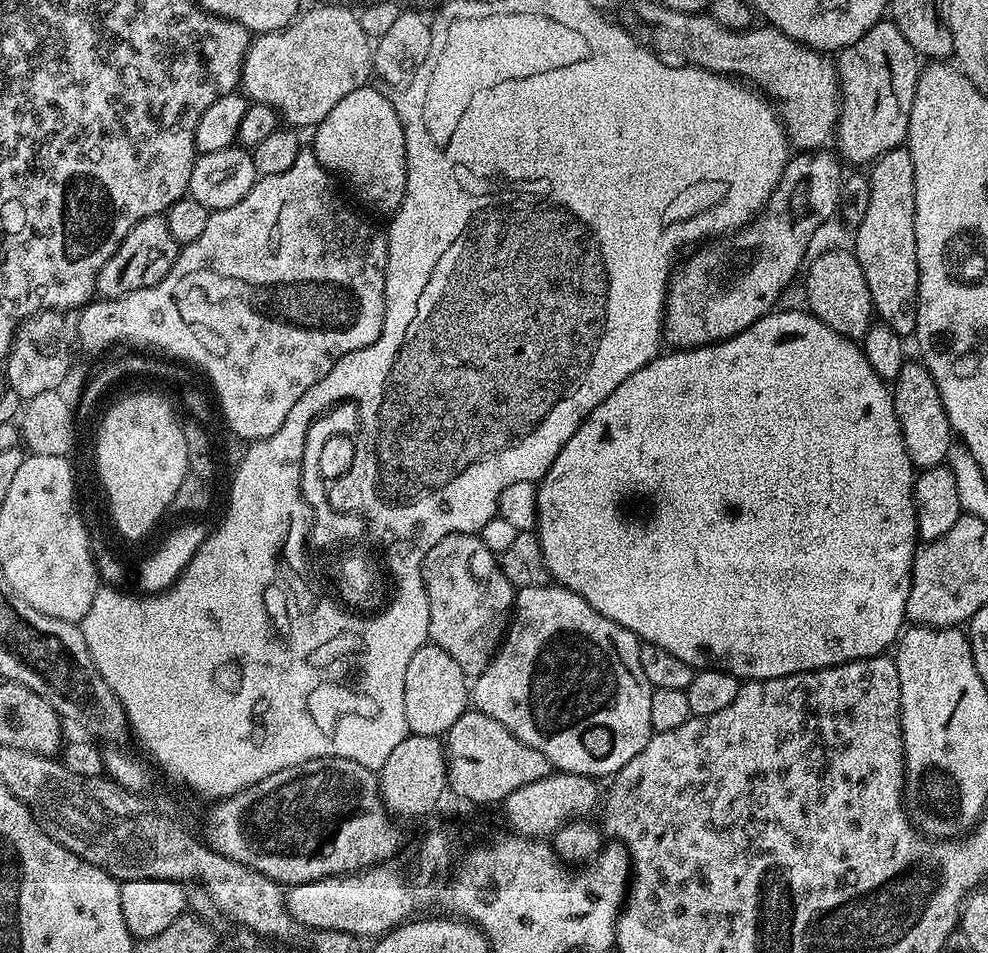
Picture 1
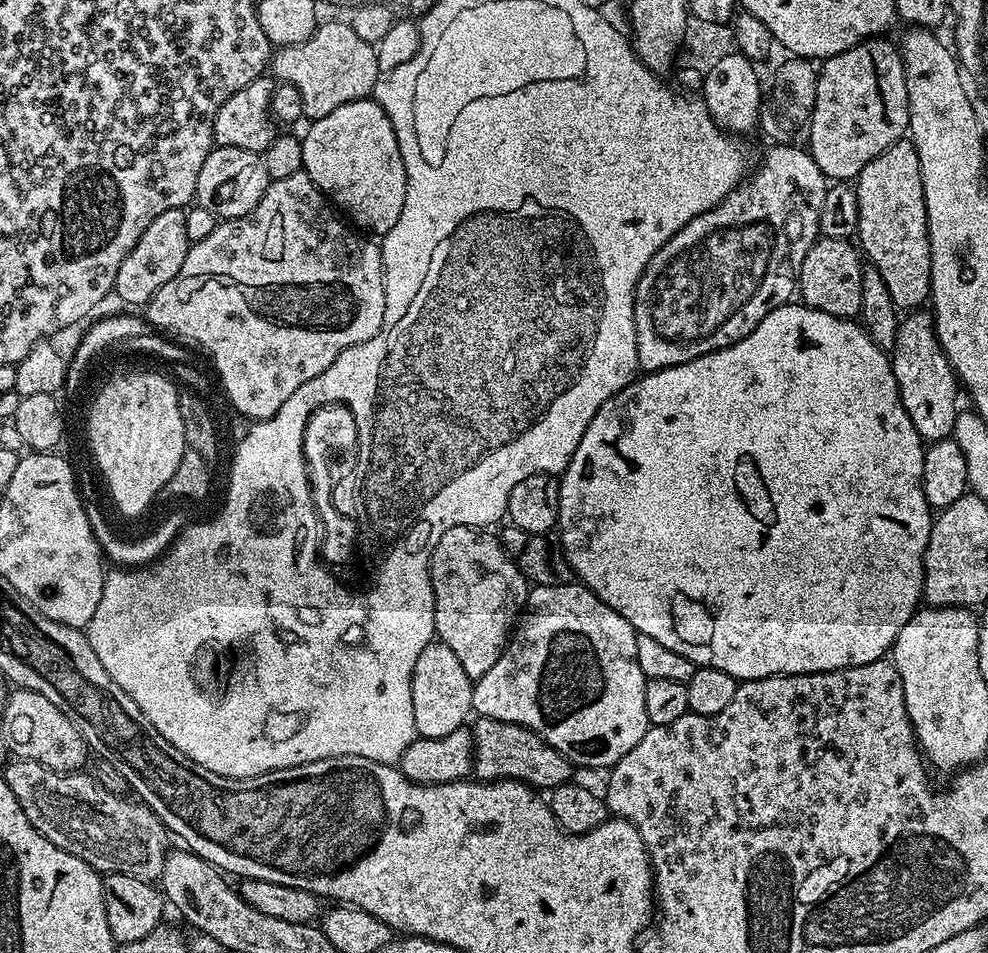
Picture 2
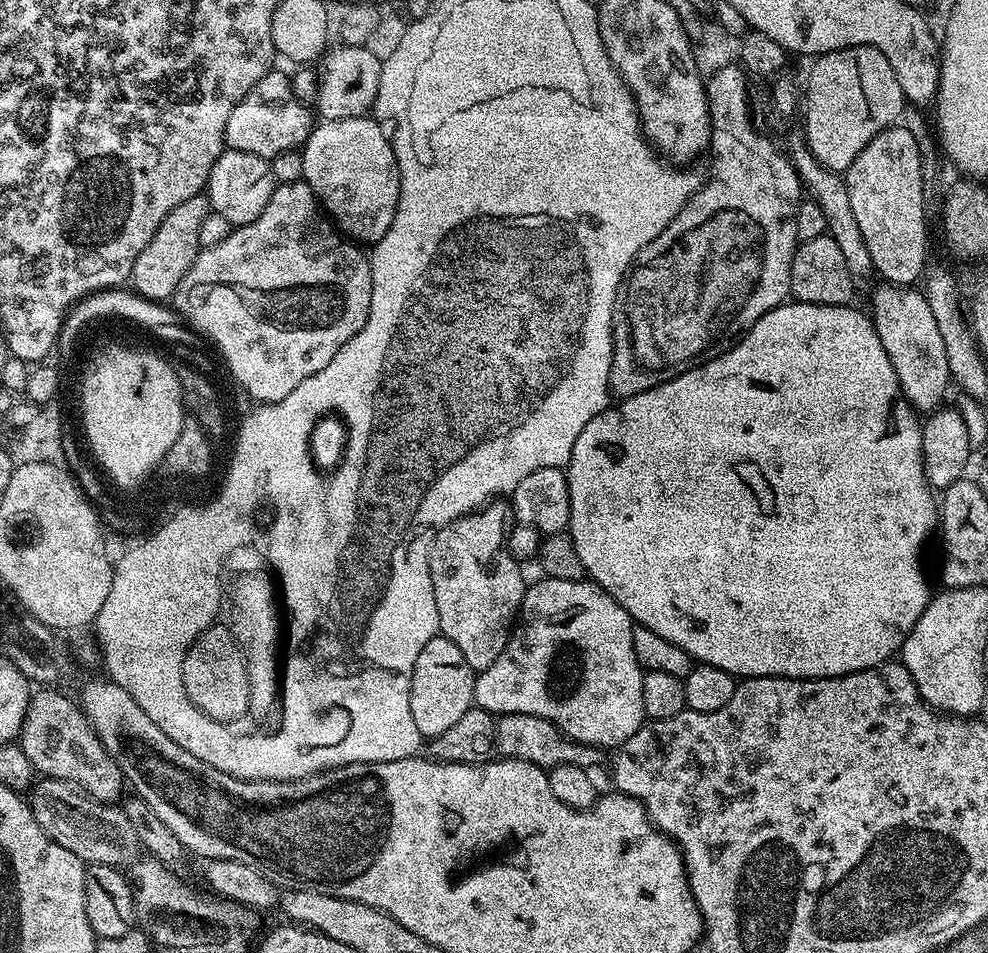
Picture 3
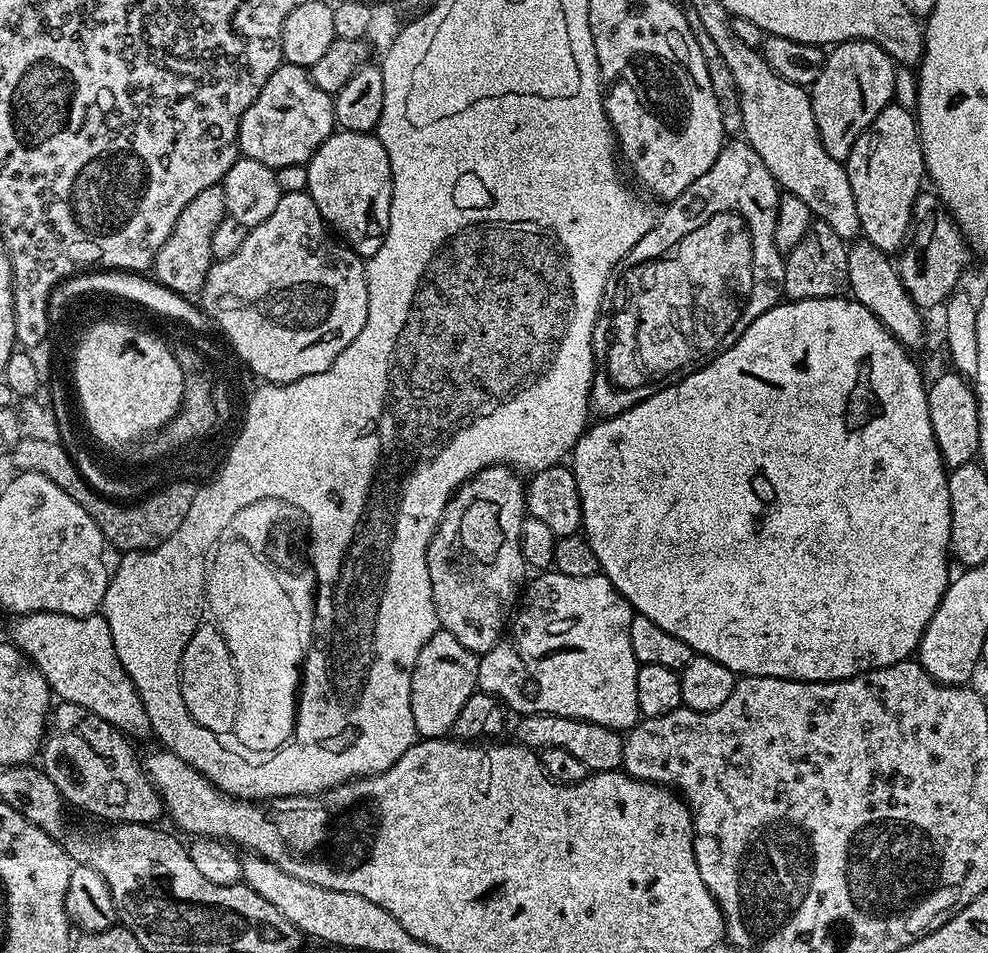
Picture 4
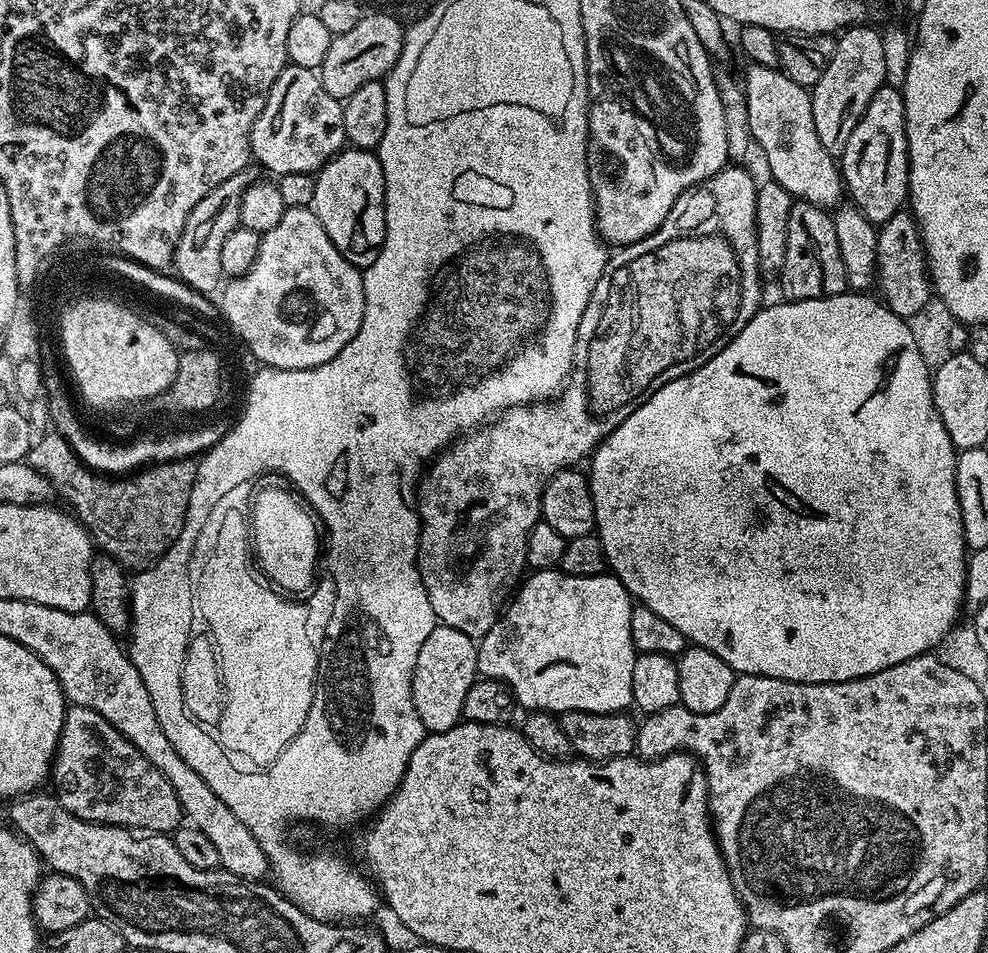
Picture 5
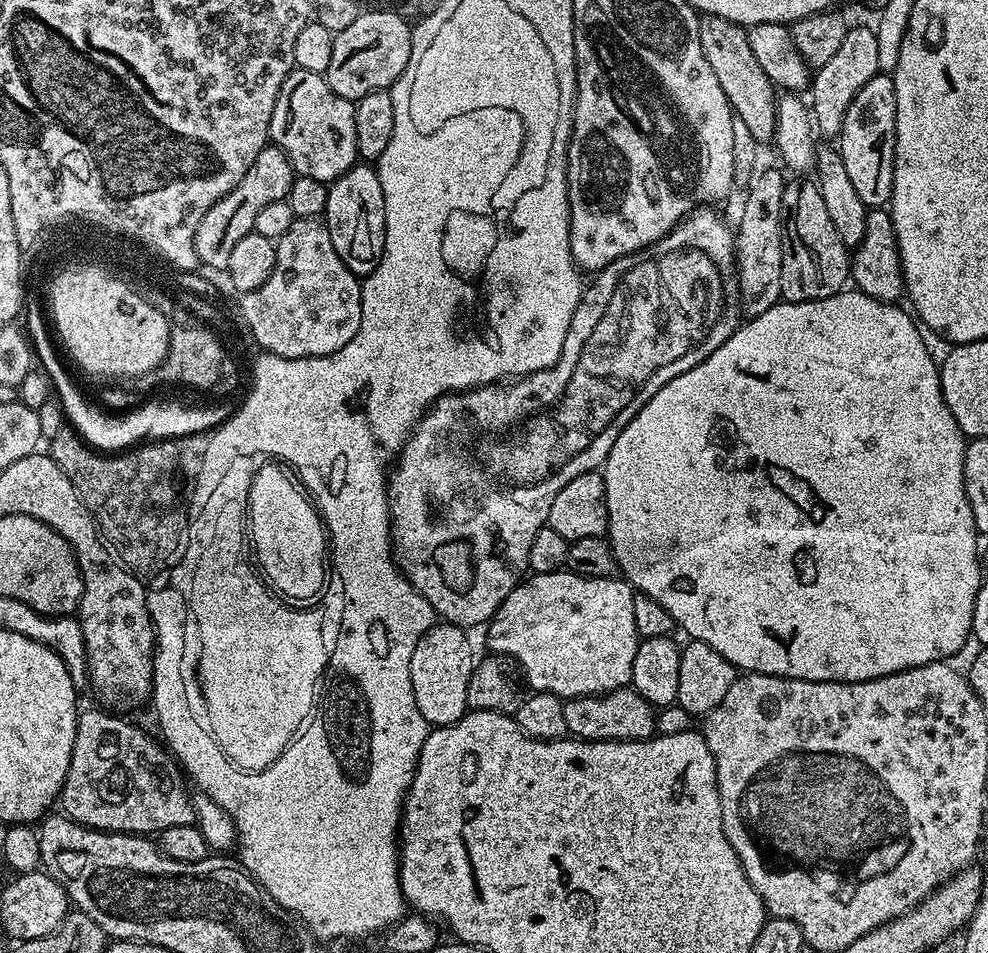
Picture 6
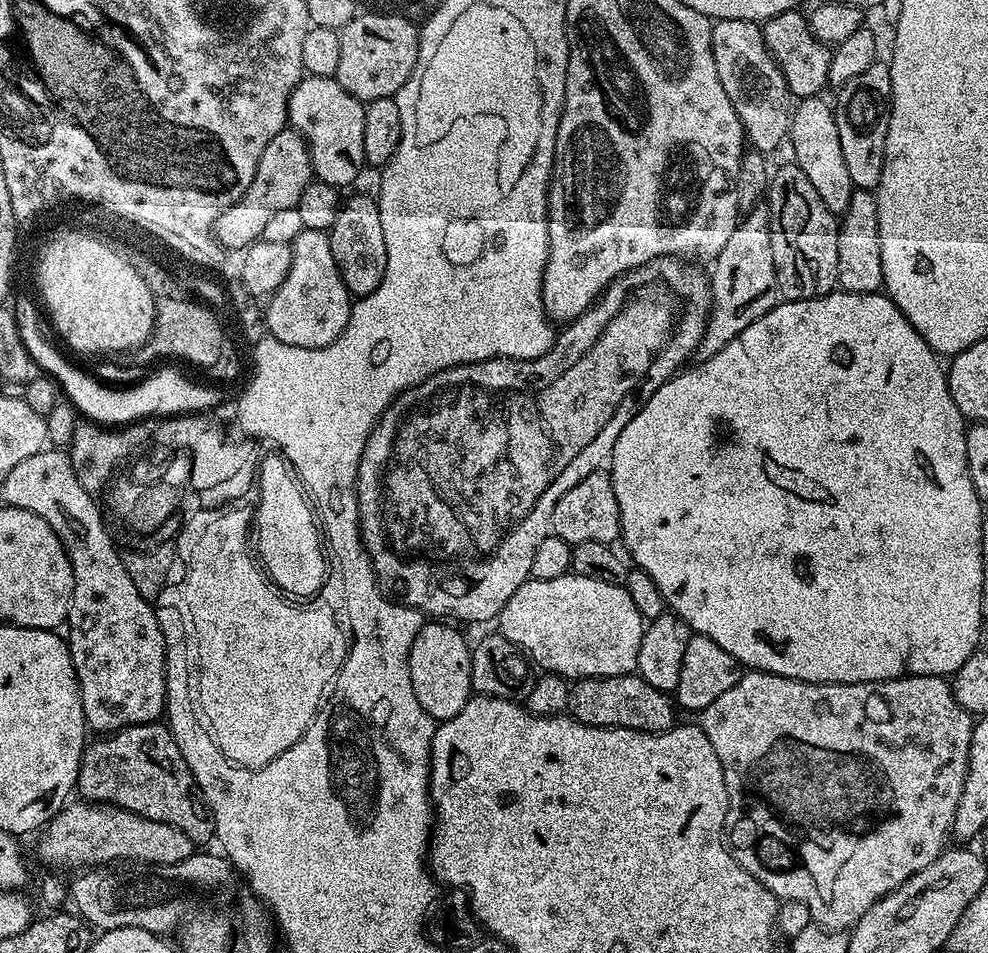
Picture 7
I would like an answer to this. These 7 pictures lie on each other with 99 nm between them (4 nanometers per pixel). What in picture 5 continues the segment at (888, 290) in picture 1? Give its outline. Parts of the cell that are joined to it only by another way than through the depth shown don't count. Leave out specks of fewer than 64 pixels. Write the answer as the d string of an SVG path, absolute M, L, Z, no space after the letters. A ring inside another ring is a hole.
M885 86L870 98L866 114L862 114L858 126L854 126L854 134L850 134L850 142L846 142L846 150L838 158L838 167L851 203L871 224L885 224L905 207L908 200L908 143L901 89Z

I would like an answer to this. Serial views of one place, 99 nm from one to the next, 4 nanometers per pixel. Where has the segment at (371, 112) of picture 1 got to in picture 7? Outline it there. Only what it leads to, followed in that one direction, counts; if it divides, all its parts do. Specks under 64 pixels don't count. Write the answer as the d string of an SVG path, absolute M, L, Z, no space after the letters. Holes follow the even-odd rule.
M352 196L343 201L338 218L328 232L334 262L342 274L342 282L353 297L369 296L378 290L378 282L386 274L386 238L382 238L380 206L368 196Z

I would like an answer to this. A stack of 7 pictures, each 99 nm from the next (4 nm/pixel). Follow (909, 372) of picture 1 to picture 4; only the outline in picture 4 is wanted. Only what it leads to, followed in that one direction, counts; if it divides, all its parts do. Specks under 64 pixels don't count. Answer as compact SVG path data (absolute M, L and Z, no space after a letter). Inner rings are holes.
M863 238L857 239L855 242L847 245L848 250L848 287L850 289L851 299L858 301L862 306L866 306L866 310L870 310L870 314L874 314L878 318L878 322L882 322L882 326L886 326L886 330L890 330L890 334L899 344L903 344L905 348L915 349L915 344L922 340L922 328L924 320L921 309L917 308L916 303L910 298L910 294L904 286L900 275L896 273L896 266L893 257L889 253L878 250L878 246L874 246L869 240Z

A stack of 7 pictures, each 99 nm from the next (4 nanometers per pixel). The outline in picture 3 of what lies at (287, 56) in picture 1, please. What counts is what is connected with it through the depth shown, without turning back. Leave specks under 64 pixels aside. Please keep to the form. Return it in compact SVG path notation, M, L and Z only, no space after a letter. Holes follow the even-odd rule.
M340 44L329 47L325 51L318 68L320 85L314 105L320 120L358 118L369 115L375 109L382 60L379 55L376 57L371 52L372 50L368 46L359 48L349 44Z

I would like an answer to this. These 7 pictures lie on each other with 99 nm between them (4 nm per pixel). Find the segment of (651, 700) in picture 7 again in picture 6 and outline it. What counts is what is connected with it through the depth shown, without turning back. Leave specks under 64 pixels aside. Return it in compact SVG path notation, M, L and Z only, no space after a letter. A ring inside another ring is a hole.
M631 686L600 696L574 696L564 700L568 736L578 740L651 740L657 735L657 709Z

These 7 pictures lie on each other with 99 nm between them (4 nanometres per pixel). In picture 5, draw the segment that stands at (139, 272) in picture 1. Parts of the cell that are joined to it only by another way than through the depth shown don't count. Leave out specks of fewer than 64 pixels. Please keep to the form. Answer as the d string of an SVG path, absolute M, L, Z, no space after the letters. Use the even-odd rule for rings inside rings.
M249 166L238 170L234 178L226 178L194 210L190 210L190 218L186 218L186 226L176 243L176 253L172 255L172 268L175 275L182 283L189 284L194 290L207 294L214 293L222 284L222 246L226 242L226 237L241 227L240 215L242 214L243 195L249 187L258 180L257 169Z

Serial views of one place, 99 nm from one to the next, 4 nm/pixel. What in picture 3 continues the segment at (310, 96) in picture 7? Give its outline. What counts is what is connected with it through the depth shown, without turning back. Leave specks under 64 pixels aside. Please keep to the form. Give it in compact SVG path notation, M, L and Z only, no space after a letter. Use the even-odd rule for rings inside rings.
M269 70L234 106L230 119L226 122L225 145L234 151L260 155L269 162L286 150L297 150L308 141L314 127L314 112L309 105L298 102L292 93L292 85L287 75Z

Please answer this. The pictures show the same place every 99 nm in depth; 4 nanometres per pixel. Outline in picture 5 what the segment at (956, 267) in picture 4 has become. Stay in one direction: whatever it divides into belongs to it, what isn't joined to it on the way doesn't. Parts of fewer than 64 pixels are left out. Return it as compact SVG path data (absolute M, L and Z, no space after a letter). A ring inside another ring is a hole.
M901 210L878 228L878 258L876 259L876 284L879 299L894 314L909 318L918 313L933 299L932 281L928 275L928 258L920 240L920 227L911 211Z

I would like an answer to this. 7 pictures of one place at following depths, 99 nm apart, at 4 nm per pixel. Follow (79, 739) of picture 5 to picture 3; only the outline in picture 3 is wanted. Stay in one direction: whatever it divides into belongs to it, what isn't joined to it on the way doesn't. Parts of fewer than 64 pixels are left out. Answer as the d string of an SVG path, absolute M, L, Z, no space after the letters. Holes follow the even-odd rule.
M44 686L36 691L29 695L28 709L18 737L20 749L24 751L26 758L30 758L33 769L41 777L72 784L87 796L102 801L103 804L119 801L126 792L124 775L118 770L114 758L110 758L110 754L106 754L102 742L90 726L90 722L85 718L84 713L80 711L77 701L75 699L67 700L62 693L56 692L60 690L52 686Z

